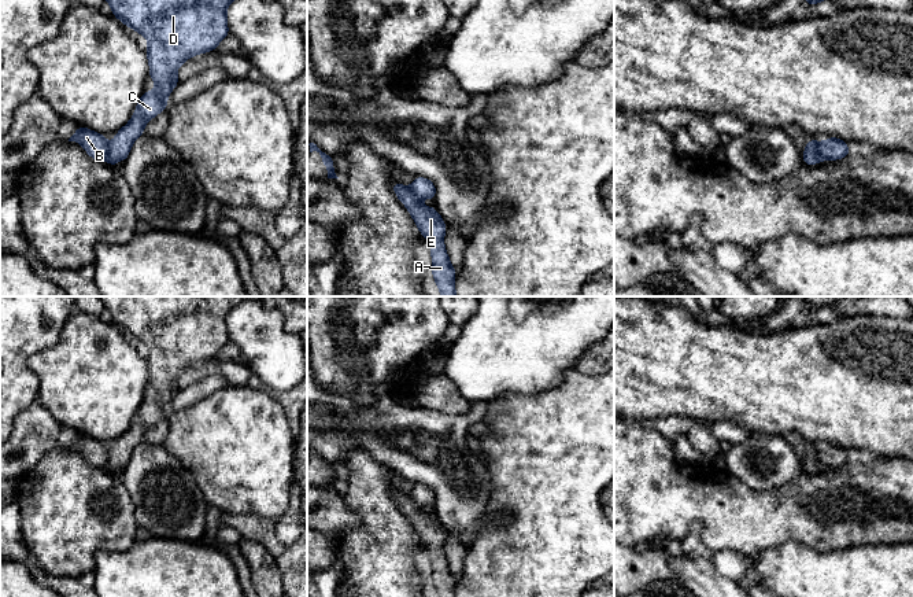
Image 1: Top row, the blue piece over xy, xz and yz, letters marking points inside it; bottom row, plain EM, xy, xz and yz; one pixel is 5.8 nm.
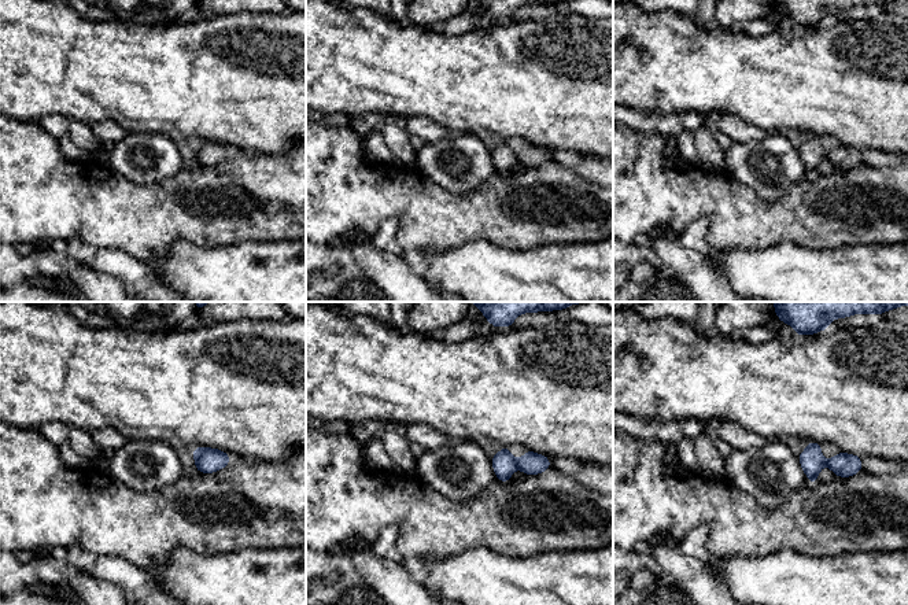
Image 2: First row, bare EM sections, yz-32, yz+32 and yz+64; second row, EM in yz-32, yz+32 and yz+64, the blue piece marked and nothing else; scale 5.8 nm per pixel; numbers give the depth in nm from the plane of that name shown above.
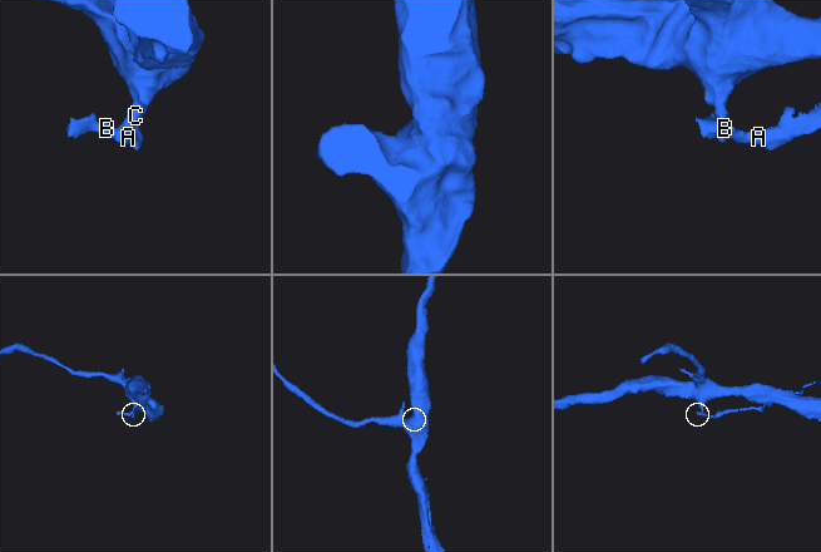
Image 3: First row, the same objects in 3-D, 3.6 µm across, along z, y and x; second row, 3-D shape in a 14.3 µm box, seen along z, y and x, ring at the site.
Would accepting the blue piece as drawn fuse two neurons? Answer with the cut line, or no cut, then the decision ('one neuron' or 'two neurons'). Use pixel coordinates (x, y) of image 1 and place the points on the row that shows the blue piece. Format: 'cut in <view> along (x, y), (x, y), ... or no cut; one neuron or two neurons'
cut in yz along (816, 143), (821, 159); two neurons

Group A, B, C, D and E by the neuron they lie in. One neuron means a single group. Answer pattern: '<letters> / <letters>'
A B E / C D

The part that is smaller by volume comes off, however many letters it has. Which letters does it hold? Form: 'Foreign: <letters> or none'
Foreign: A, B, E

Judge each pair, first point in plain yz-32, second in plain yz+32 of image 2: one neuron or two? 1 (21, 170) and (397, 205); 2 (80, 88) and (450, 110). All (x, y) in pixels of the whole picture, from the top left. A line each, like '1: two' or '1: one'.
1: one
2: one

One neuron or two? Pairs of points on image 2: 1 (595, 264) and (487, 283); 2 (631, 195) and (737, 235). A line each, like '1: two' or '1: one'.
1: one
2: one

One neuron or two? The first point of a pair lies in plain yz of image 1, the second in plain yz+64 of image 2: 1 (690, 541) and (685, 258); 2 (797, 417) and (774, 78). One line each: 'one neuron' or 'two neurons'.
1: two neurons
2: one neuron

